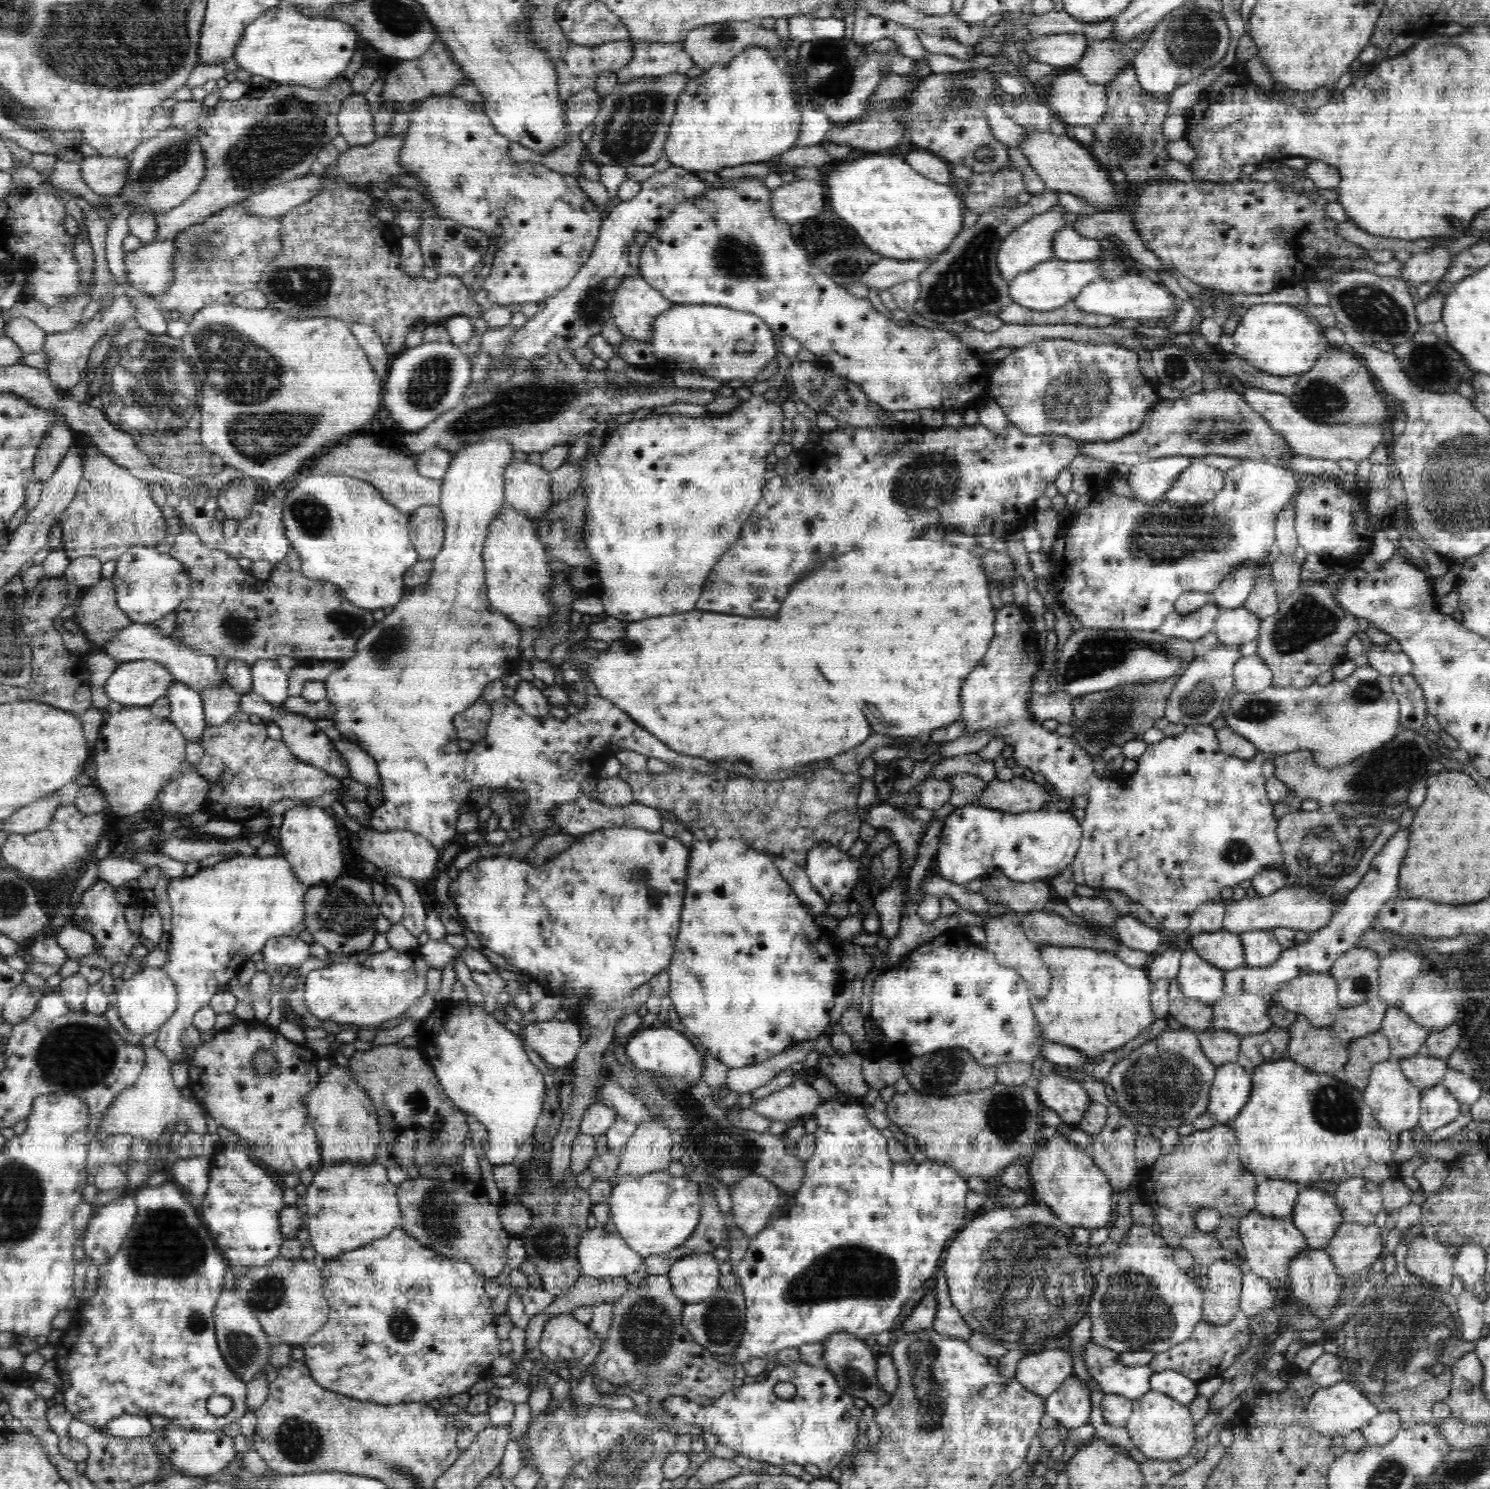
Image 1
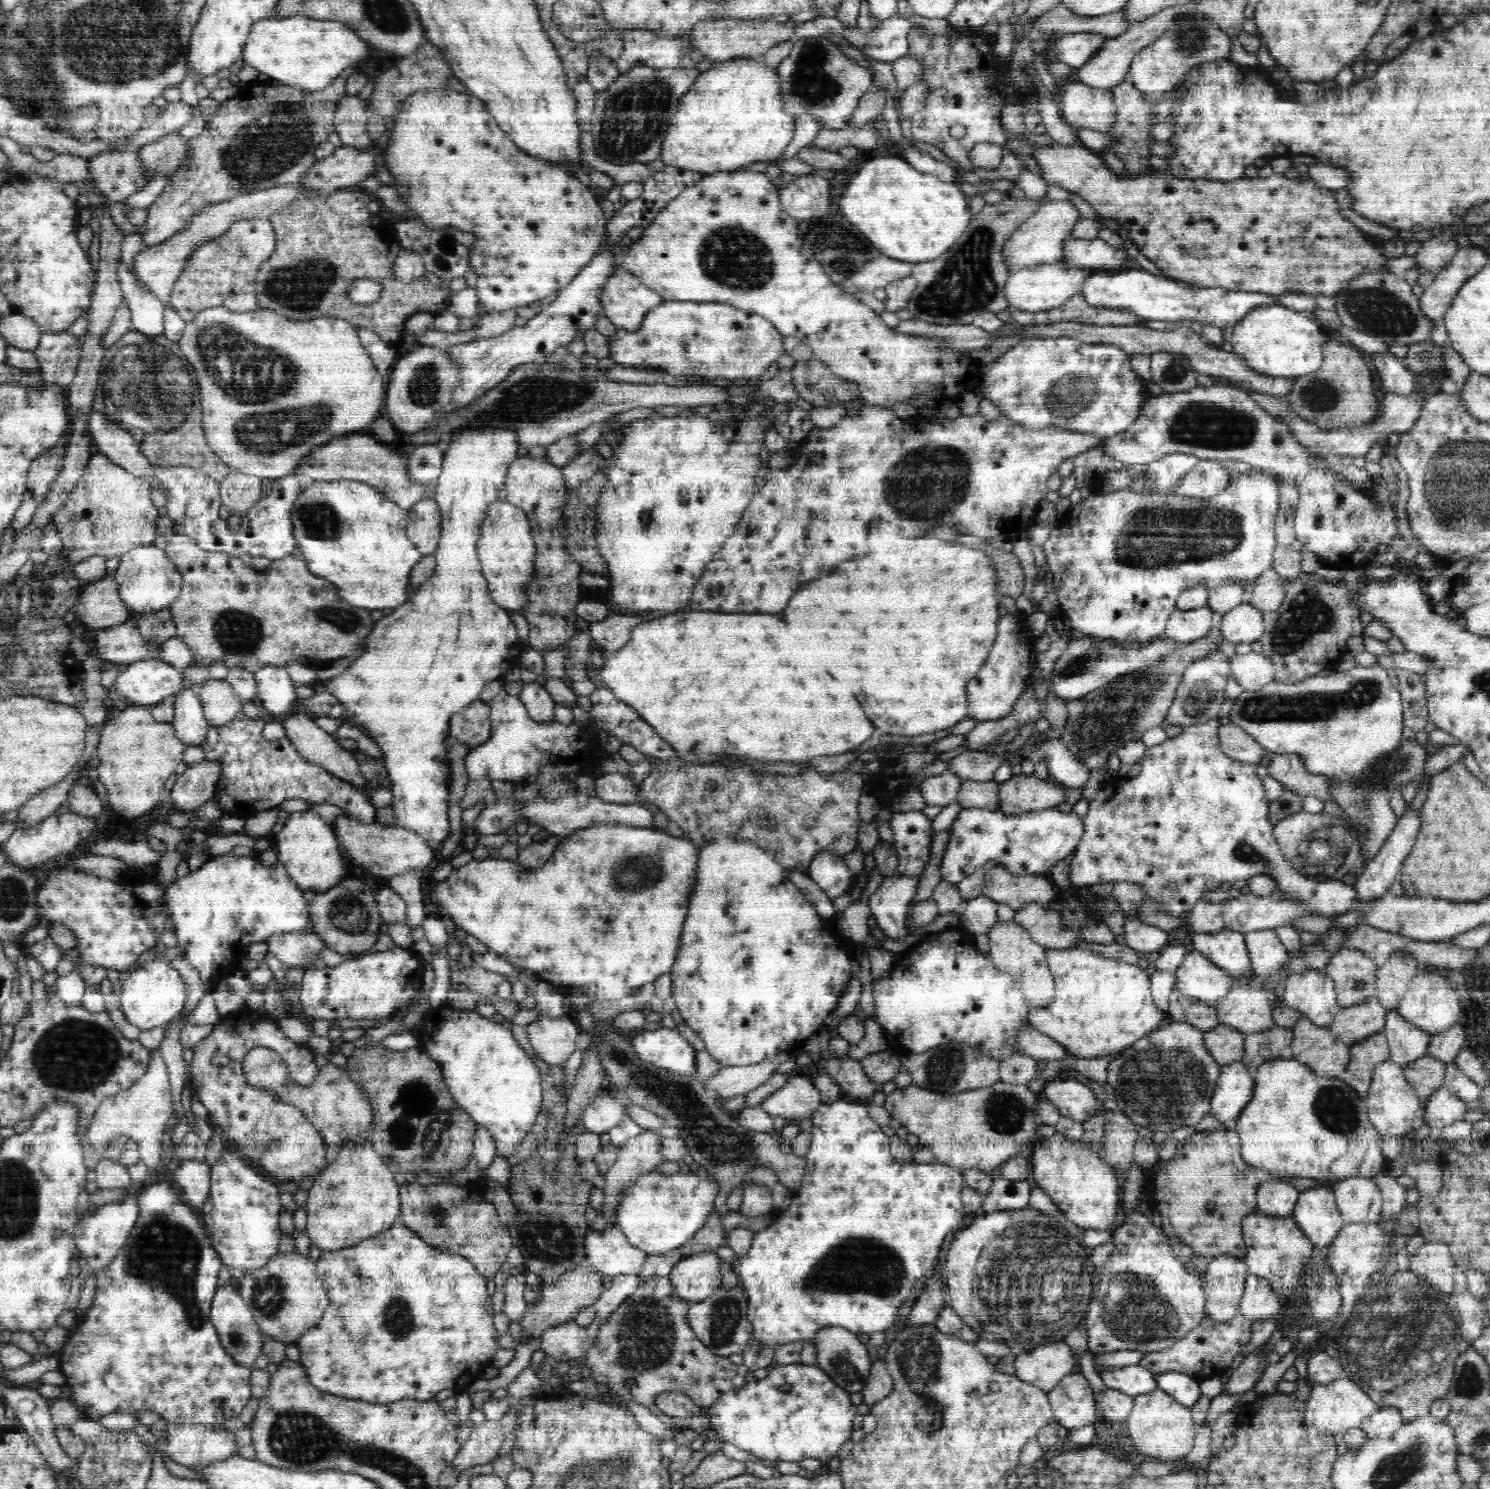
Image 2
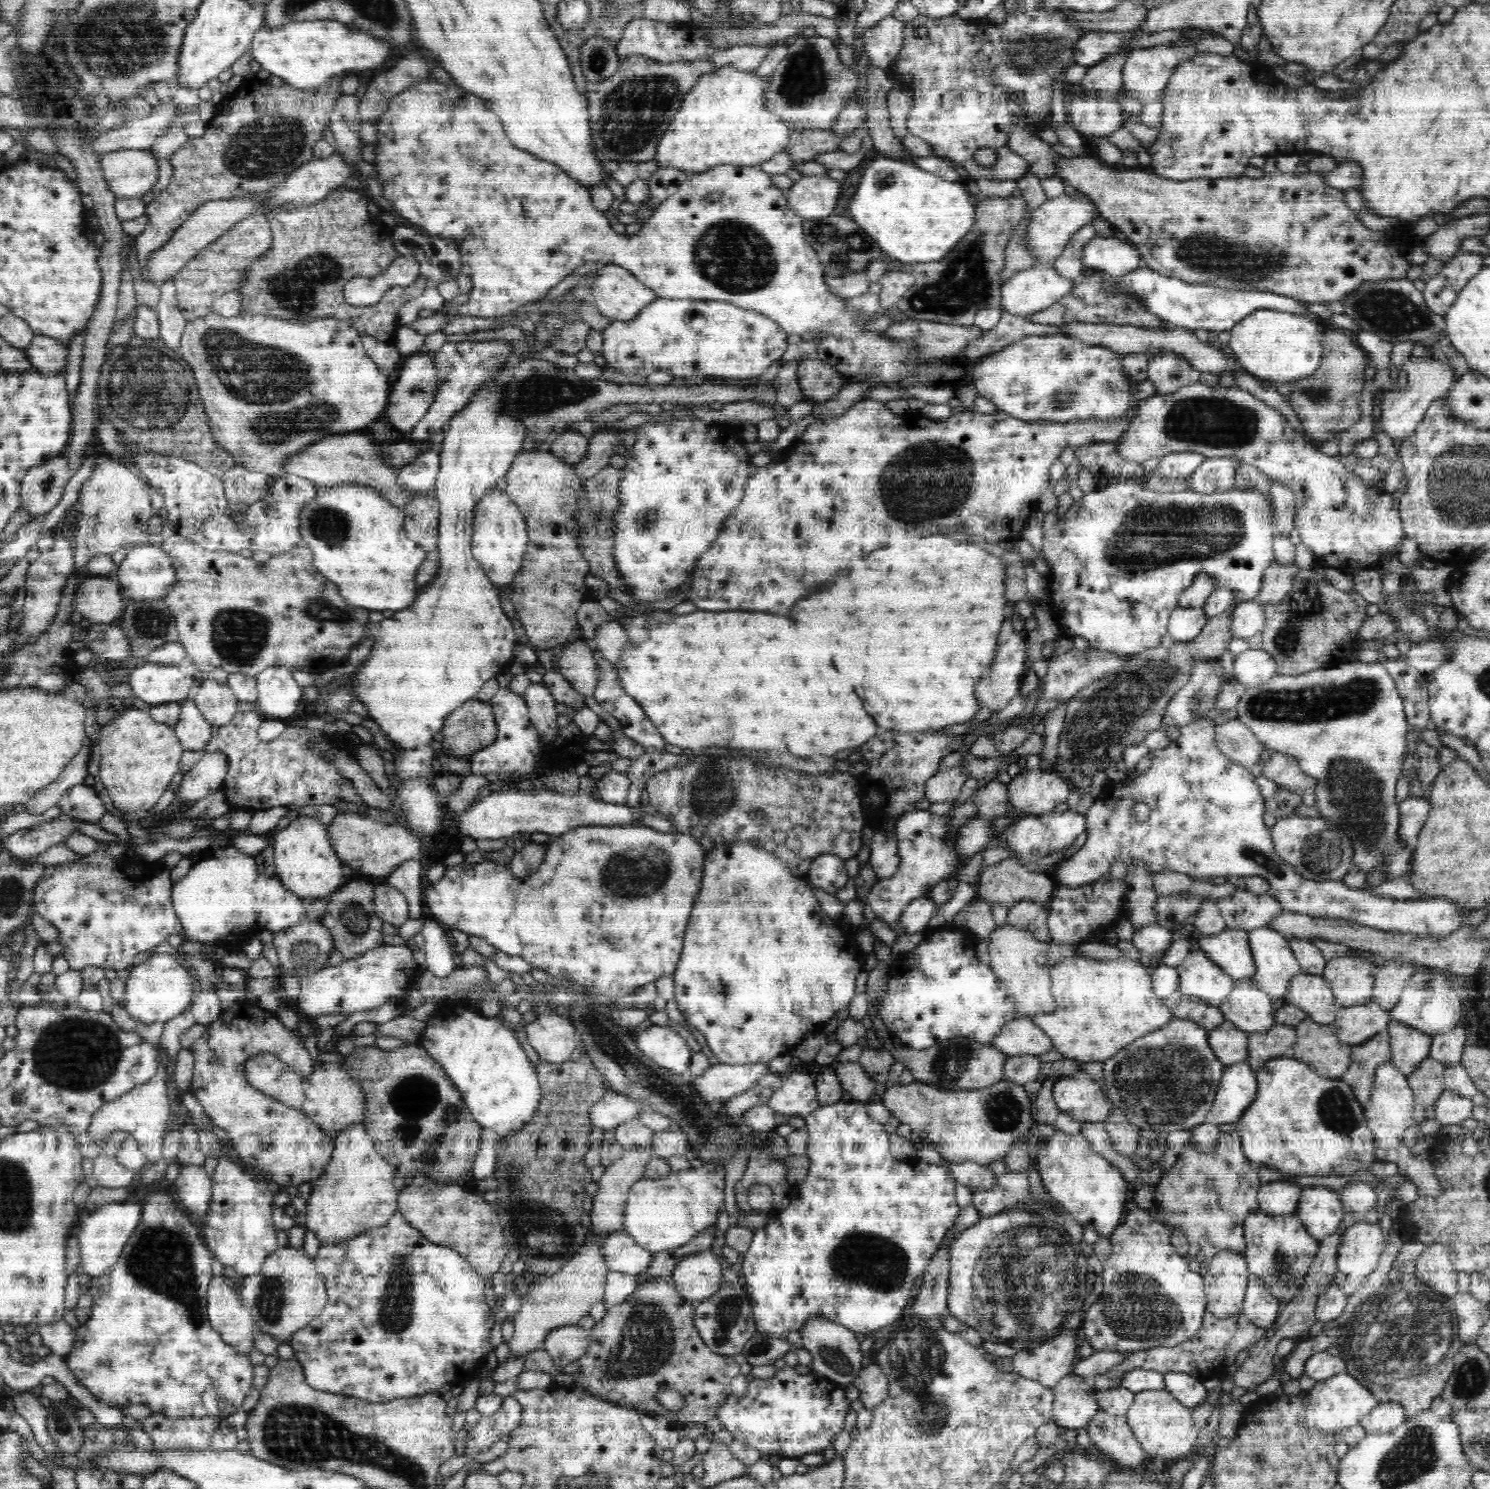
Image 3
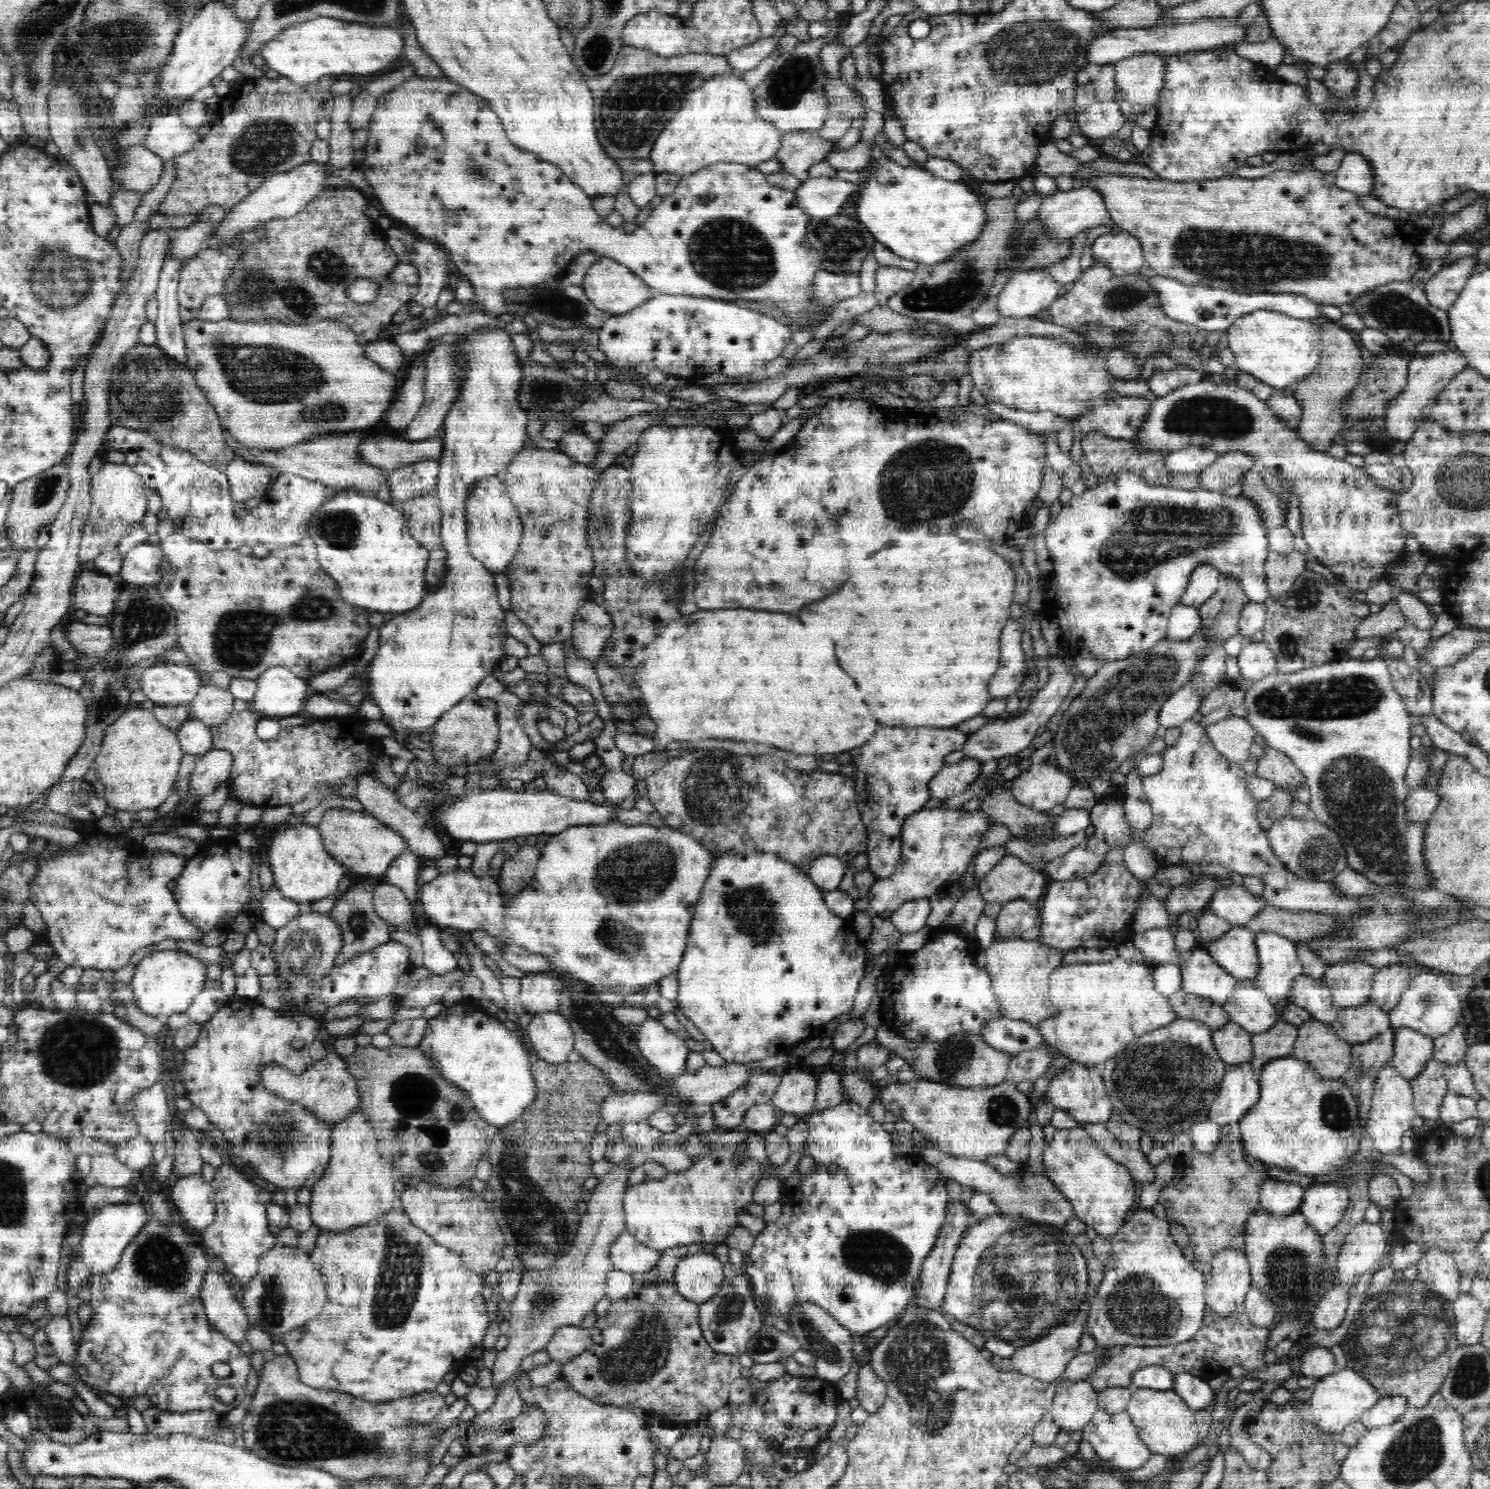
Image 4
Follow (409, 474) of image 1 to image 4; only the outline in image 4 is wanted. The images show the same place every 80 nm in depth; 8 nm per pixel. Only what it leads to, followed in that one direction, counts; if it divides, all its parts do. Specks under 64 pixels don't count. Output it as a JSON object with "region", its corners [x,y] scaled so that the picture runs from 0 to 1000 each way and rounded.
{"region":[[[151,285],[150,291],[152,298],[158,304],[158,306],[168,311],[180,312],[183,314],[186,318],[197,318],[227,328],[253,332],[258,338],[264,338],[260,317],[242,308],[242,304],[240,304],[242,300],[240,300],[243,298],[243,294],[240,293],[221,293],[221,294],[212,294],[212,296],[209,294],[201,296],[200,298],[193,300],[193,301],[174,302],[165,301],[154,290],[153,287],[151,287]]]}

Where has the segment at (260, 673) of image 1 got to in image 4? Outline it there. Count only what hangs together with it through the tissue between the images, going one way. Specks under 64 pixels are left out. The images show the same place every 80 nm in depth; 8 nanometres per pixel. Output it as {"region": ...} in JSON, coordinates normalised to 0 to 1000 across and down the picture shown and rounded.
{"region":[[[181,448],[172,456],[170,475],[173,482],[199,480],[208,464],[207,458],[191,448]]]}

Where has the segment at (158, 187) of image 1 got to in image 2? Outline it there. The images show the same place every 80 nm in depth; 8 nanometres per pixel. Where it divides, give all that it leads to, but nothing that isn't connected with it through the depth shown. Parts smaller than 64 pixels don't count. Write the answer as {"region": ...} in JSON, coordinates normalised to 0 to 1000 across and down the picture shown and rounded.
{"region":[[[119,88],[109,91],[109,93],[105,96],[95,98],[91,102],[101,121],[105,117],[115,119],[119,111],[126,106],[126,93]]]}

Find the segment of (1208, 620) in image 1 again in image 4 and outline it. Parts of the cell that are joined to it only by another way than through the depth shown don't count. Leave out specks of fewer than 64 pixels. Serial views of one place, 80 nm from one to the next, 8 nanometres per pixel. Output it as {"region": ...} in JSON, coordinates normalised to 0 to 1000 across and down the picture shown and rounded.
{"region":[[[792,404],[787,408],[783,428],[785,430],[797,430],[806,423],[805,408]]]}

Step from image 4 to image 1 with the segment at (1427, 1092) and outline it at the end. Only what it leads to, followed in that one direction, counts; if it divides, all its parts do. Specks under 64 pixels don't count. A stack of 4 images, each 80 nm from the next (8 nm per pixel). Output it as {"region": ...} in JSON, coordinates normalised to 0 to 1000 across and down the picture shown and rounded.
{"region":[[[954,707],[949,711],[939,713],[941,720],[949,729],[954,733],[968,727],[972,718],[969,711]]]}

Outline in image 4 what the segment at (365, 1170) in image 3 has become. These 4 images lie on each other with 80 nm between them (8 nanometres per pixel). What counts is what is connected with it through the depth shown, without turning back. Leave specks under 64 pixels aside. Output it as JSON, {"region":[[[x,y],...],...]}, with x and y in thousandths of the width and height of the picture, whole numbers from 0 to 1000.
{"region":[[[242,745],[224,755],[221,779],[216,791],[210,795],[209,807],[206,810],[214,826],[224,827],[239,825],[262,814],[265,806],[264,795],[267,788],[253,771],[251,758]]]}

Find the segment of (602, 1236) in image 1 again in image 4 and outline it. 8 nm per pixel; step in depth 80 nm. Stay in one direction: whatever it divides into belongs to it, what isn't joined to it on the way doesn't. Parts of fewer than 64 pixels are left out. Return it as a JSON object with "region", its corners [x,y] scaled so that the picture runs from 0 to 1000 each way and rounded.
{"region":[[[421,826],[417,827],[414,833],[412,833],[409,840],[411,852],[423,856],[438,853],[444,844],[443,839],[431,836]]]}

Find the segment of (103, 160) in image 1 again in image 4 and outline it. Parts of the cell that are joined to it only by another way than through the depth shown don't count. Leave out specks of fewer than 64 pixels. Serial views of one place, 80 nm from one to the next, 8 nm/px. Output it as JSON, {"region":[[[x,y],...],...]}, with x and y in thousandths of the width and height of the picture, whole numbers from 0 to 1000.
{"region":[[[96,98],[85,99],[79,105],[79,111],[74,111],[76,124],[82,128],[96,130],[102,128],[109,117],[107,105]]]}

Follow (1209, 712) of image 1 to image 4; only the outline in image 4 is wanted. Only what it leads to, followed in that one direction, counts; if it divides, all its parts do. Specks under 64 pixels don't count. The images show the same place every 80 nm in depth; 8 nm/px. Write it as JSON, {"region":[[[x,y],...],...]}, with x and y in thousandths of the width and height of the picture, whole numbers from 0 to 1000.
{"region":[[[795,460],[786,465],[780,473],[777,480],[779,491],[785,489],[791,489],[793,486],[799,484],[799,482],[805,477],[807,469],[802,466],[801,461]]]}

